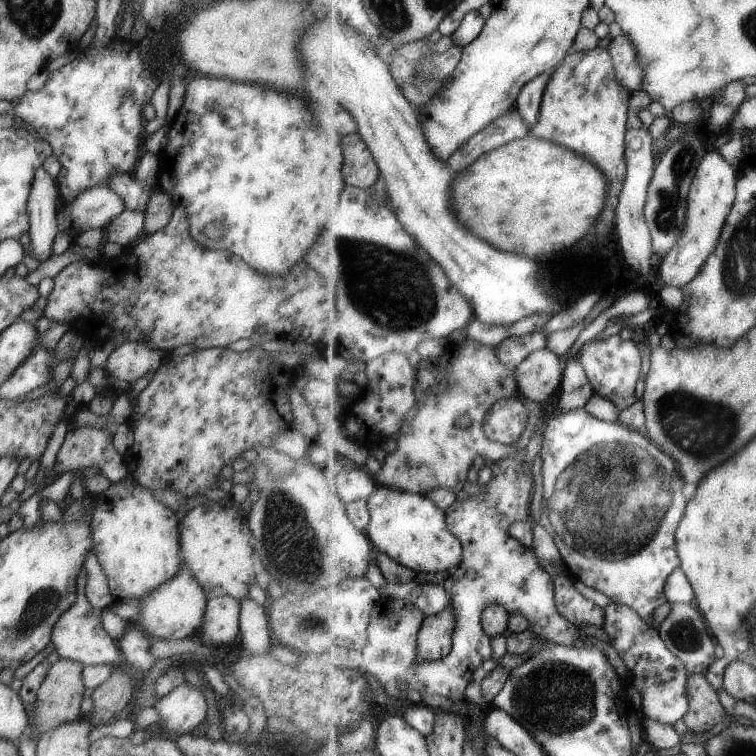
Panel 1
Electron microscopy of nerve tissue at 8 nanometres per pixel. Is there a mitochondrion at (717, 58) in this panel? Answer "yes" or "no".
no

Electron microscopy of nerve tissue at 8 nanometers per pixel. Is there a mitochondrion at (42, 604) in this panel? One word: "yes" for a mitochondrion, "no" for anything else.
yes

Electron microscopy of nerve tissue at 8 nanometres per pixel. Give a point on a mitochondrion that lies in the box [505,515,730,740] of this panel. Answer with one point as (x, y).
(559, 697)

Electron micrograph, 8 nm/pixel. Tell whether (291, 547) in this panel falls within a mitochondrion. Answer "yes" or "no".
yes

